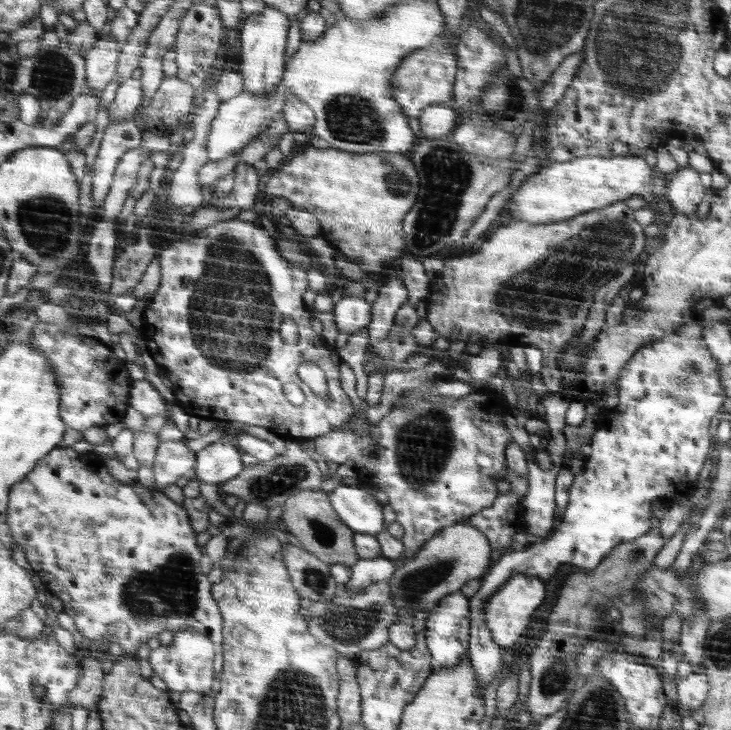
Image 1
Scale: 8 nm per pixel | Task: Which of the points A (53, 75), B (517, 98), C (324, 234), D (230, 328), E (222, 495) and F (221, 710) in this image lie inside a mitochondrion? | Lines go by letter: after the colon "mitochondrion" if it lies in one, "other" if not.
A: mitochondrion
B: mitochondrion
C: other
D: mitochondrion
E: other
F: other

